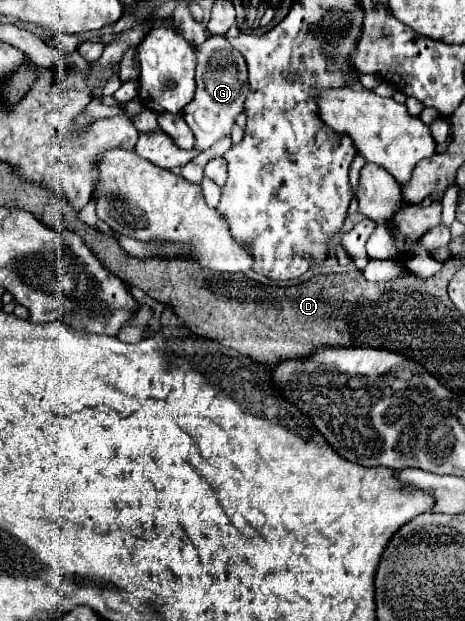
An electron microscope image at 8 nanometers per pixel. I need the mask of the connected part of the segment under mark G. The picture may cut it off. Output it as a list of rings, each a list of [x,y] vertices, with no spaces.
[[[210,35],[196,47],[196,59],[196,95],[184,107],[184,119],[196,137],[194,151],[204,153],[216,141],[230,135],[236,117],[244,111],[244,101],[248,97],[248,71],[244,57],[224,37]]]

